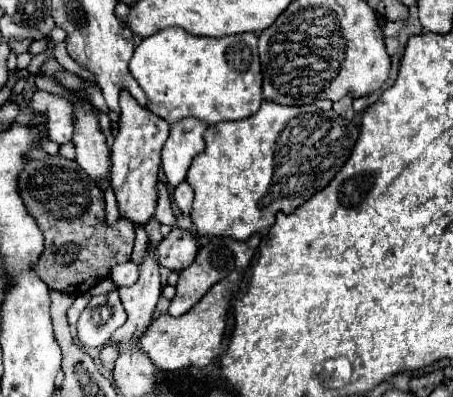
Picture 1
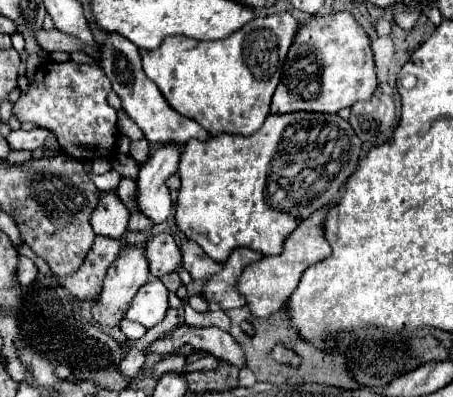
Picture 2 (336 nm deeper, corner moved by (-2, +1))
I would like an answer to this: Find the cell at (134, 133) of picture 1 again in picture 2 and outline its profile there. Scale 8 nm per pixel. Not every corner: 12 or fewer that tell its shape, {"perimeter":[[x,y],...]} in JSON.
{"perimeter":[[123,248],[109,266],[91,316],[119,328],[149,282],[143,248]]}

